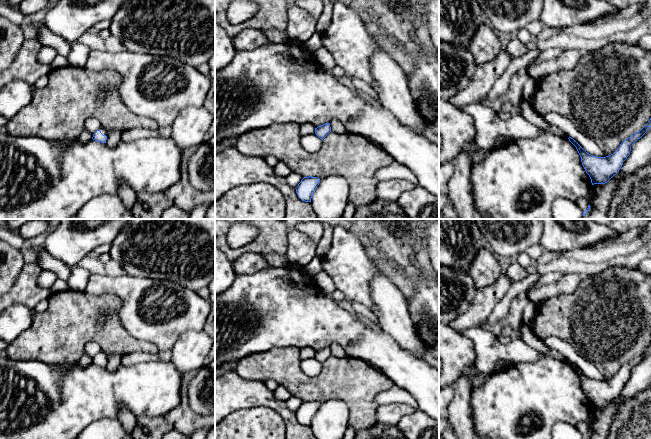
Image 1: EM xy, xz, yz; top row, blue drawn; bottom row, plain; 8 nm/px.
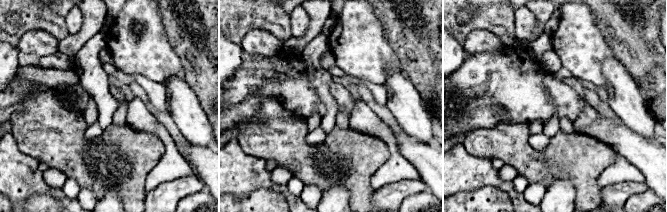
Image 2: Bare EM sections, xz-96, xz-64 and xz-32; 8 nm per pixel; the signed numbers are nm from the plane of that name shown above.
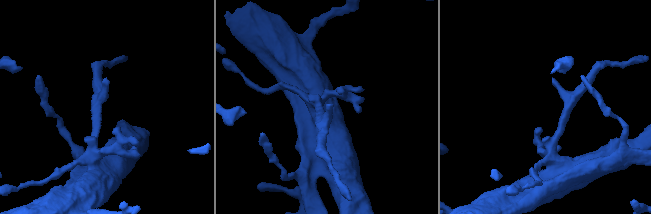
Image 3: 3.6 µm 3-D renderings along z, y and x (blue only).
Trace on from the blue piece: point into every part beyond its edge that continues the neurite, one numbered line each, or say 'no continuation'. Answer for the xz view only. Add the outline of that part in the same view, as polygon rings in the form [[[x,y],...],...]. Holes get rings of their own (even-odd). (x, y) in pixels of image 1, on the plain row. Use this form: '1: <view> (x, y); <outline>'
no continuation

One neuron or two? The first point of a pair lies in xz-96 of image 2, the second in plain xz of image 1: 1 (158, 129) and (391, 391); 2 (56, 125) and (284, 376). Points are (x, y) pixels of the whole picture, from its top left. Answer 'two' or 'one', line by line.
1: one
2: one

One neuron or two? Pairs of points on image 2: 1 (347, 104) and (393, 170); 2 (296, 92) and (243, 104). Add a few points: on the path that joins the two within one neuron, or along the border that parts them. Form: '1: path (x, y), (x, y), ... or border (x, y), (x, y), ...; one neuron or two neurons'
1: border (356, 100), (349, 116); two neurons
2: path (283, 91), (256, 92); one neuron

